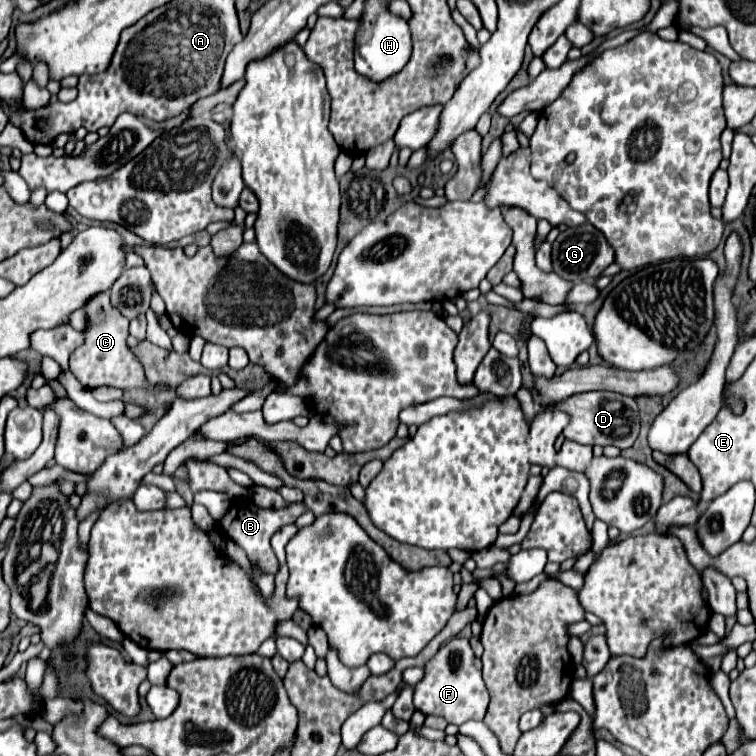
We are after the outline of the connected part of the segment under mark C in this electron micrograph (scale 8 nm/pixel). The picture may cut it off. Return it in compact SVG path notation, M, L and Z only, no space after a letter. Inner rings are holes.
M100 292L92 296L84 304L86 312L86 330L84 330L84 344L78 346L70 354L70 370L72 374L86 386L86 388L98 388L98 386L114 386L114 388L152 388L146 382L144 366L138 360L138 356L132 352L132 348L126 344L128 338L128 324L130 320L118 312L118 308L112 306L110 294ZM98 308L106 308L106 312L98 312Z

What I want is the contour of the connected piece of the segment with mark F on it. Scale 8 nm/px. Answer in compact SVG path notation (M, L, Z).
M462 636L448 640L424 666L424 678L414 686L414 706L426 716L442 716L450 724L482 720L488 708L488 690L482 680L482 660L474 656L470 642Z

